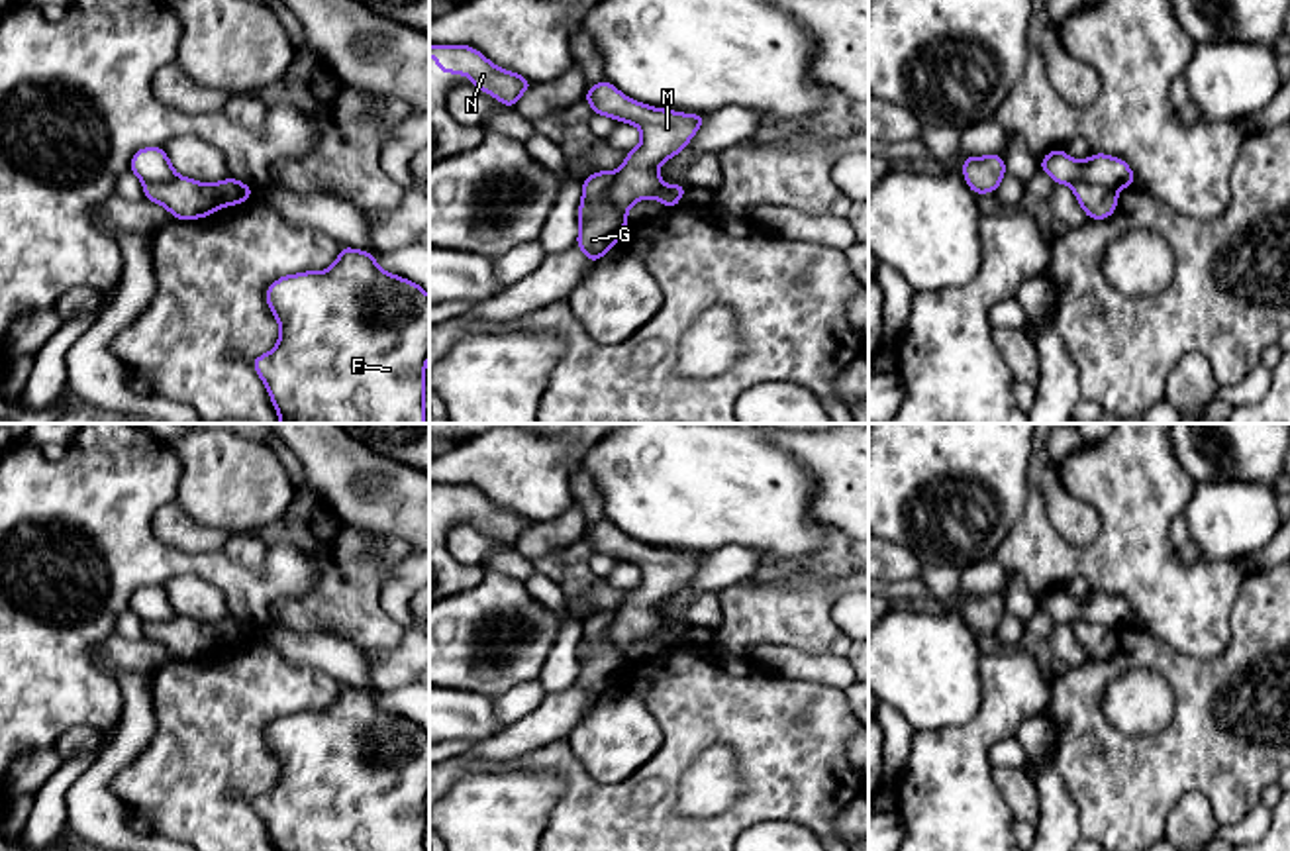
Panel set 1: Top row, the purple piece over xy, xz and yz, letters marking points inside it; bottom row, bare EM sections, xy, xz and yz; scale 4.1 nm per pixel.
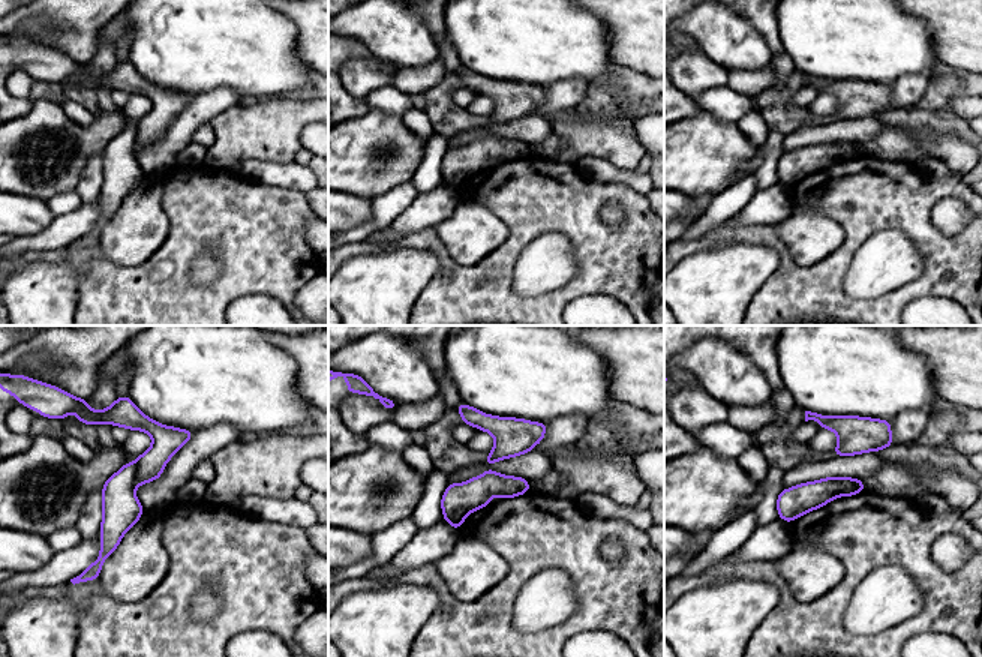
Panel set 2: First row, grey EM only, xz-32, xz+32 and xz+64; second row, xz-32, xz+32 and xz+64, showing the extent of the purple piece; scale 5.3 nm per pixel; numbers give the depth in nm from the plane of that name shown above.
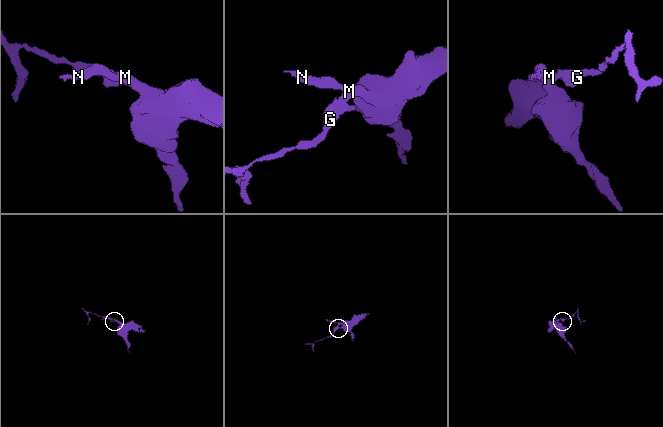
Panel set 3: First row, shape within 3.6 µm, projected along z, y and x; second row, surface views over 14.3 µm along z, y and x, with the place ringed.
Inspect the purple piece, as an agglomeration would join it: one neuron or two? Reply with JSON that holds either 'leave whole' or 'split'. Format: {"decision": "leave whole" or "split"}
{"decision": "split"}

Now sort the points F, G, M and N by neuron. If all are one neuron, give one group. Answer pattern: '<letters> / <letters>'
F M N / G

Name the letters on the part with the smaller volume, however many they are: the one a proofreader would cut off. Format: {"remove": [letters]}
{"remove": ["G"]}

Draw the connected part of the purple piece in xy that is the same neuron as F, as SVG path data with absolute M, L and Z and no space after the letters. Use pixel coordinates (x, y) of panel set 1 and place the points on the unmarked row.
M341 684L339 696L329 708L323 712L306 710L280 716L267 727L265 739L274 759L280 763L280 776L276 786L253 798L251 806L263 818L276 851L425 851L423 835L427 826L425 800L429 798L429 735L420 724L392 712L384 712L369 690L357 690Z

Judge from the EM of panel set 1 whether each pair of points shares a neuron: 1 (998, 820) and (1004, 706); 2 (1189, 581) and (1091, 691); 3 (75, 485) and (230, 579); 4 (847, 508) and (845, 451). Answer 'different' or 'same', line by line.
1: same
2: different
3: same
4: same

